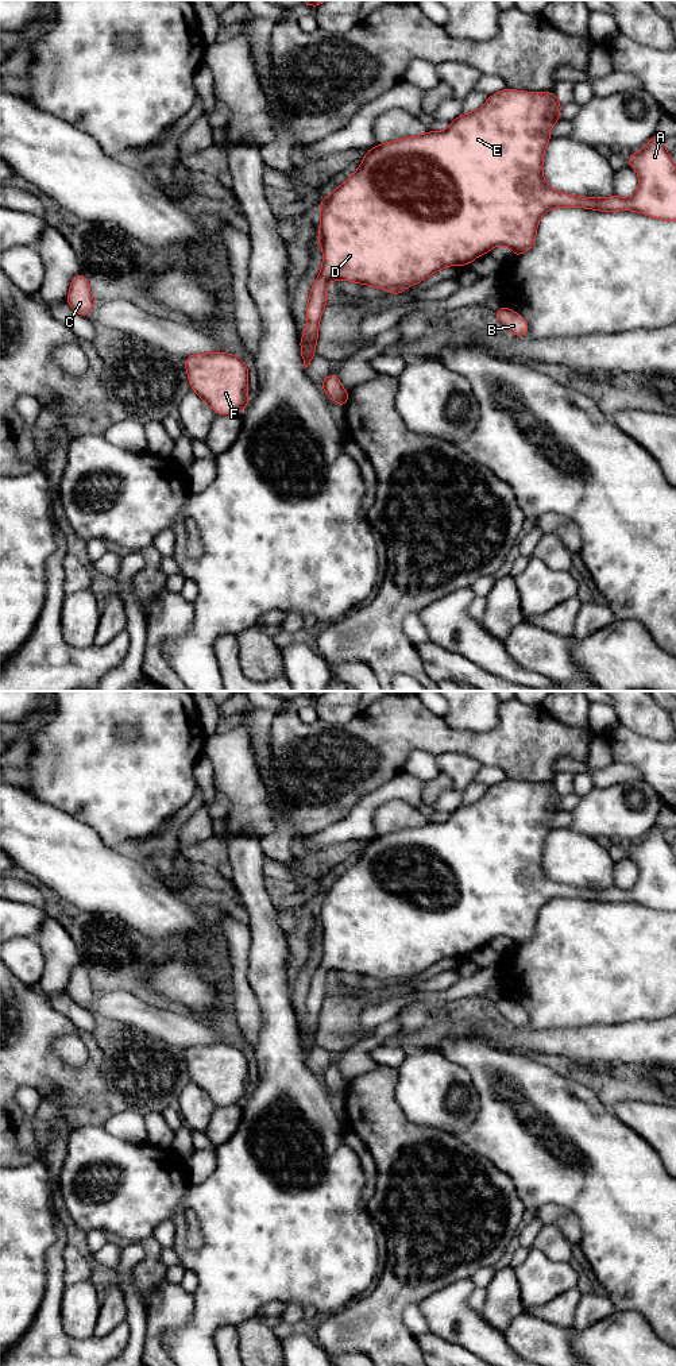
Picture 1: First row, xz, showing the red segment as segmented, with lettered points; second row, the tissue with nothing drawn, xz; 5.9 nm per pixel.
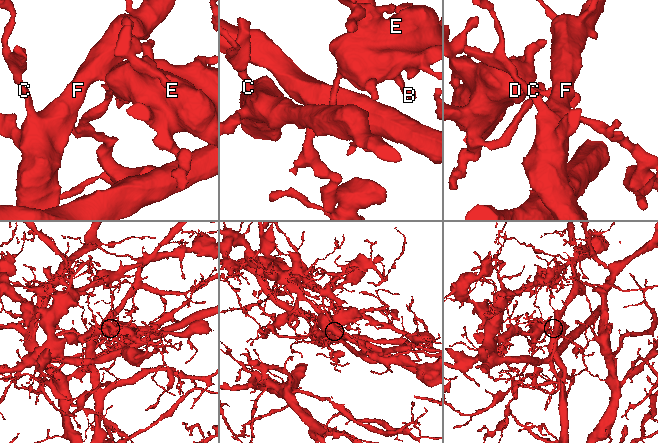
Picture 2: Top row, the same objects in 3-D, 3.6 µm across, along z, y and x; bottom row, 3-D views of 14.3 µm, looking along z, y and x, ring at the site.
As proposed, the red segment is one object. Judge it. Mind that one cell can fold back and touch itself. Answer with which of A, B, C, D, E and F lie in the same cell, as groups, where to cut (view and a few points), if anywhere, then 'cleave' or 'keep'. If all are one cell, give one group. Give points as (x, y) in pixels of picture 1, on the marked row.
groups A B D E / C F; cut xz (301, 346), (305, 346), (315, 354); cleave

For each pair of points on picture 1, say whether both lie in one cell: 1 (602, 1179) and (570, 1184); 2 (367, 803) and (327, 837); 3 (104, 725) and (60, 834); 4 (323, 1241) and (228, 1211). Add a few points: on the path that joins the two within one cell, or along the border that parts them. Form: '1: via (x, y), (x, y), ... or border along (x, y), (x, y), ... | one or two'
1: via (594, 1179), (578, 1179) | one
2: via (358, 814), (338, 832) | one
3: border along (39, 798), (68, 811), (95, 830) | two
4: via (300, 1235), (277, 1215), (251, 1211) | one

